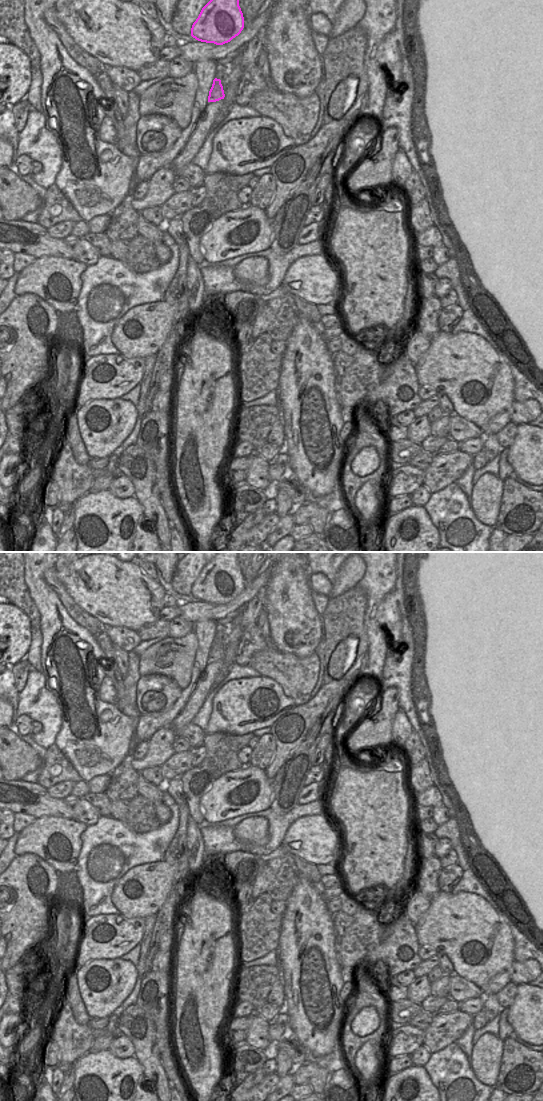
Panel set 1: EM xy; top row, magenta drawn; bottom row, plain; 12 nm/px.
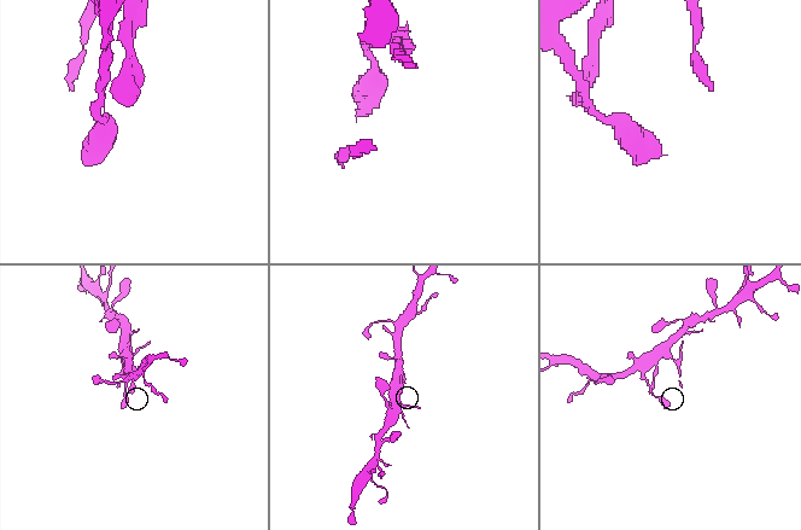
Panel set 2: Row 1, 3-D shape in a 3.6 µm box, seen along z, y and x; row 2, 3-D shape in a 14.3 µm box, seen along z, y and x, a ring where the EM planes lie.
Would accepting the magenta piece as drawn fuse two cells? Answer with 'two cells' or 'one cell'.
one cell

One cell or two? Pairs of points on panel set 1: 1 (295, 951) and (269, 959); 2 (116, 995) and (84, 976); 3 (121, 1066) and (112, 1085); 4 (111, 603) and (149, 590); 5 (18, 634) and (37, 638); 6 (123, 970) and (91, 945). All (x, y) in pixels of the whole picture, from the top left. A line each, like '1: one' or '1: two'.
1: two
2: one
3: one
4: one
5: two
6: two

